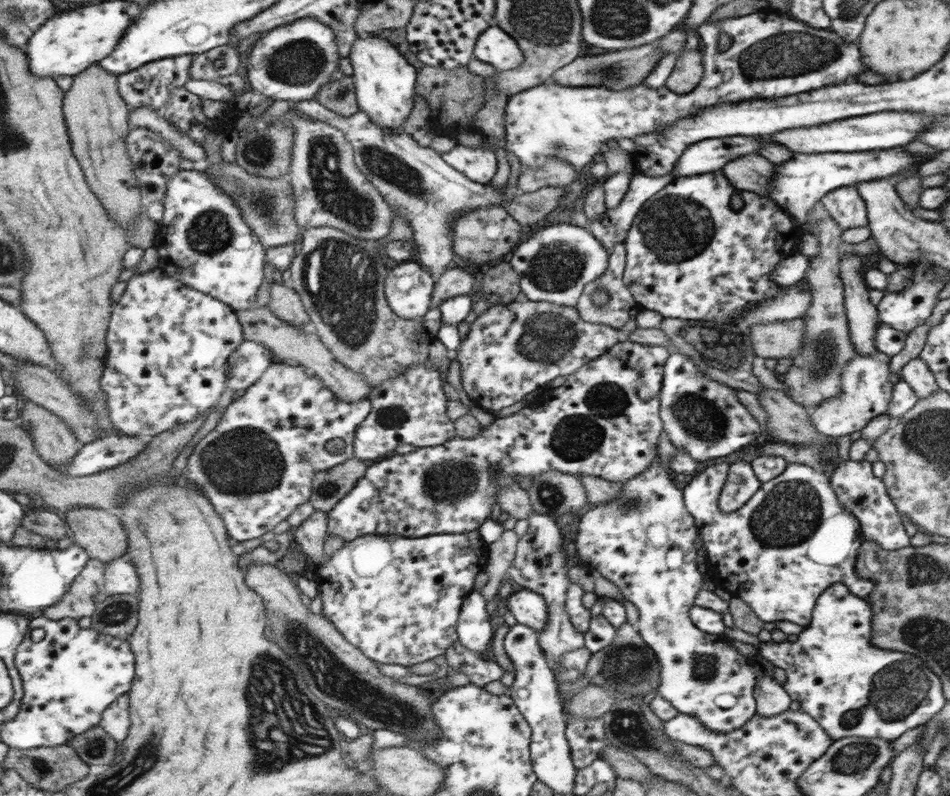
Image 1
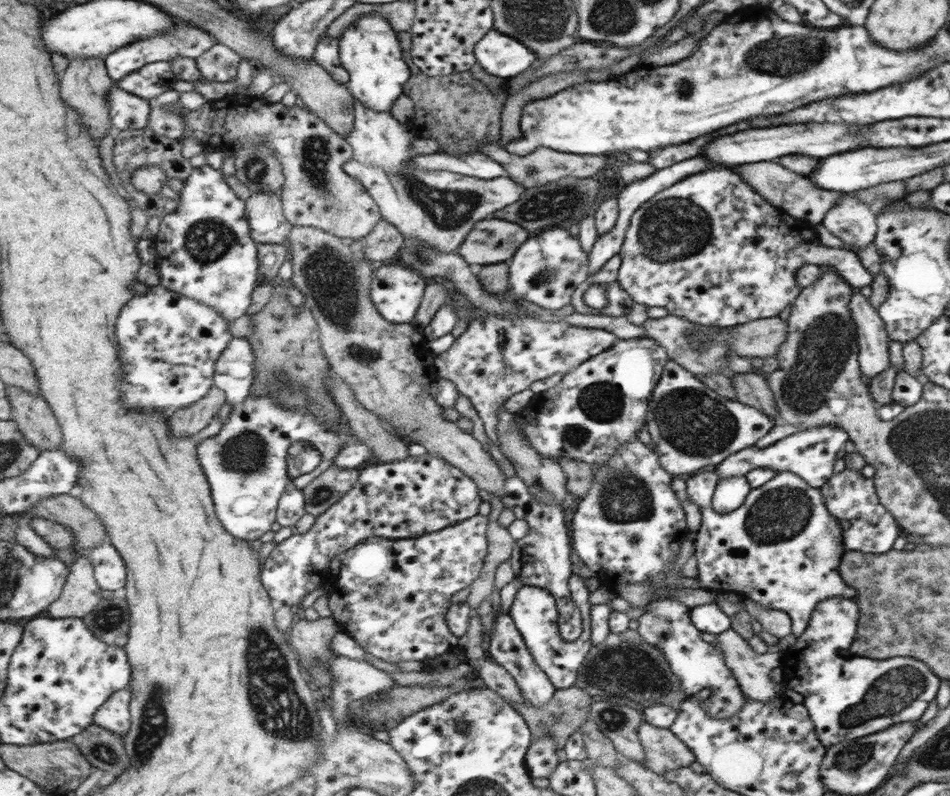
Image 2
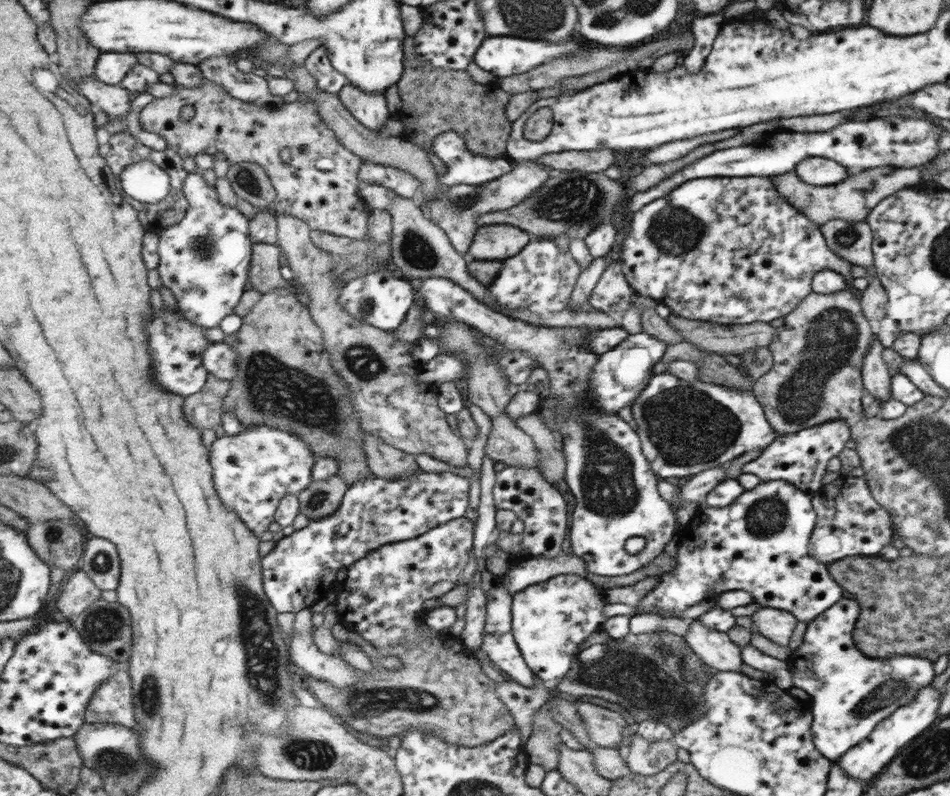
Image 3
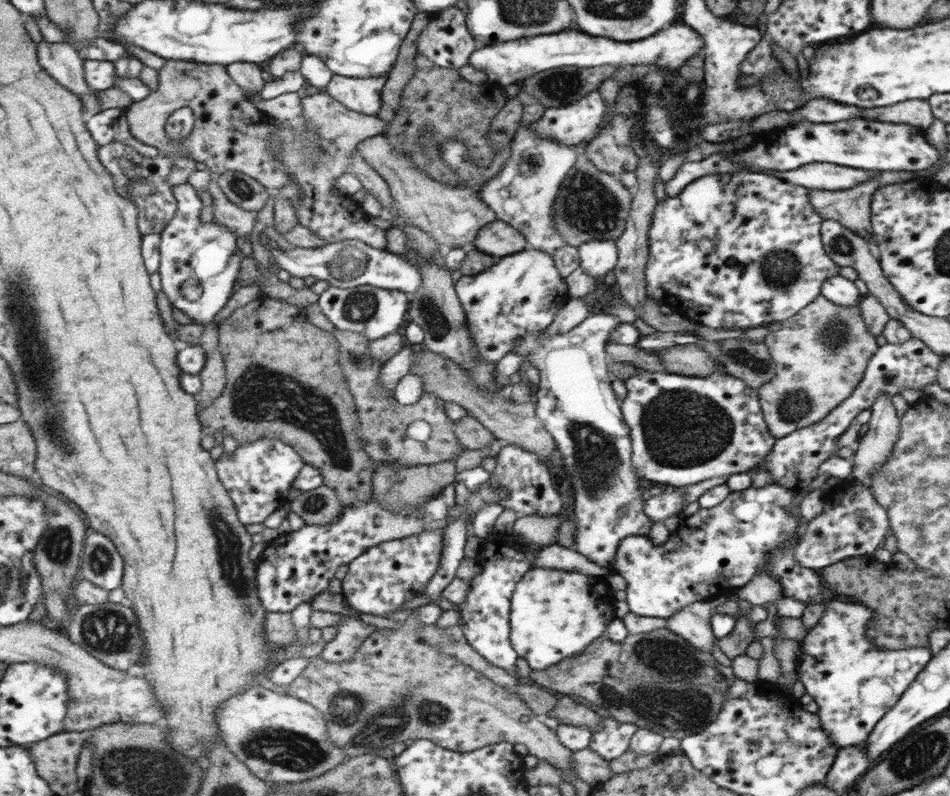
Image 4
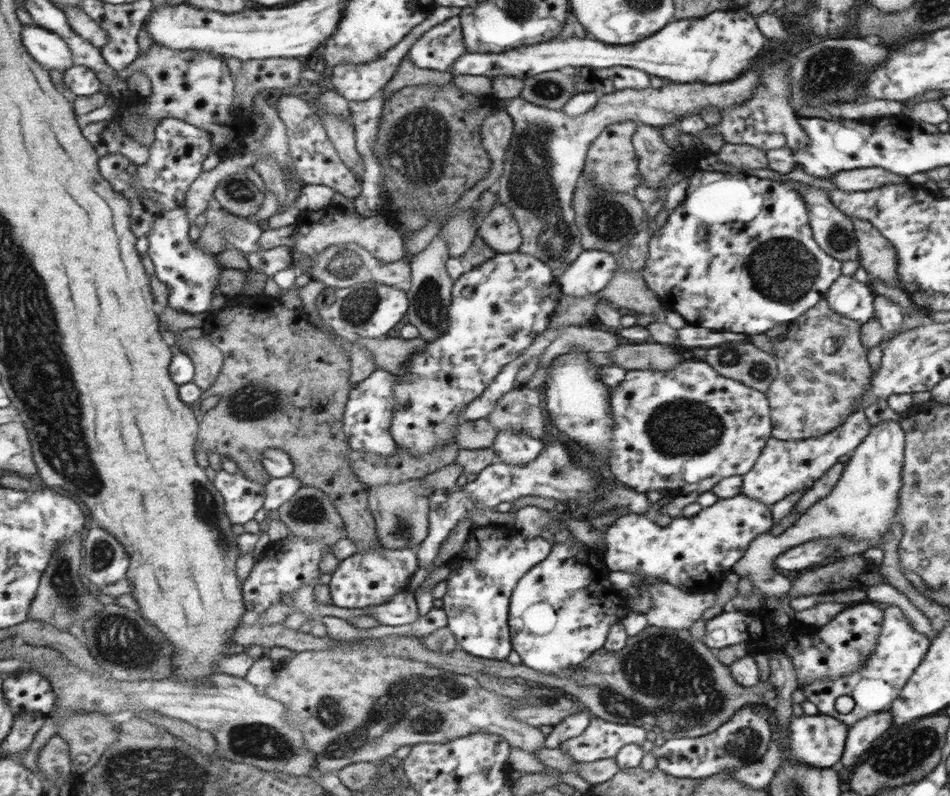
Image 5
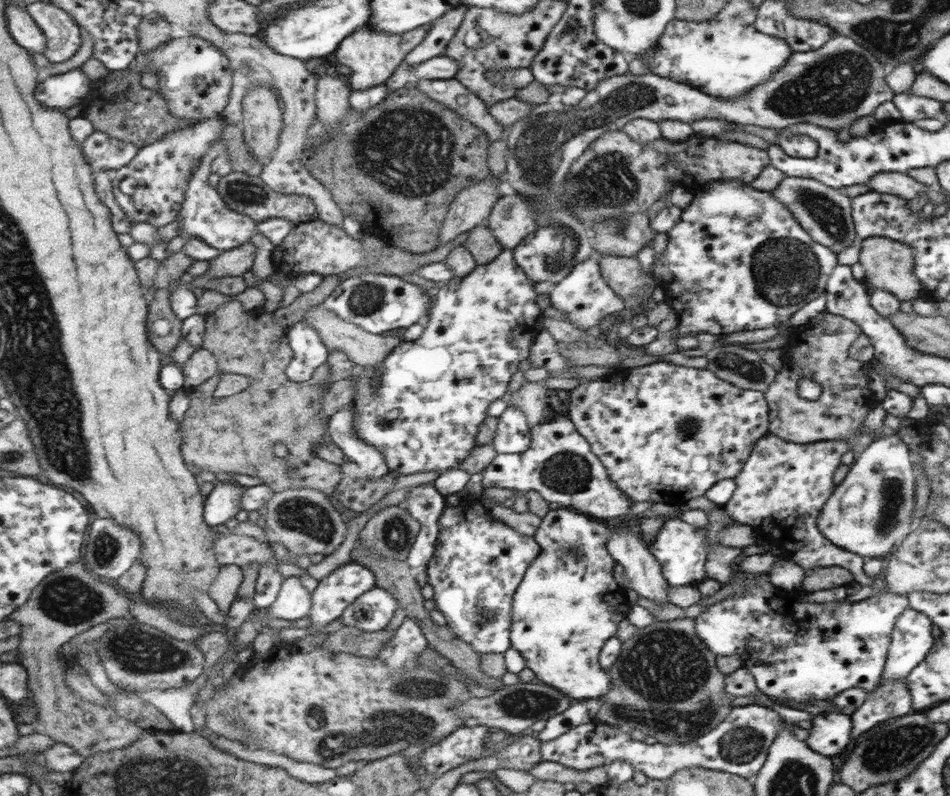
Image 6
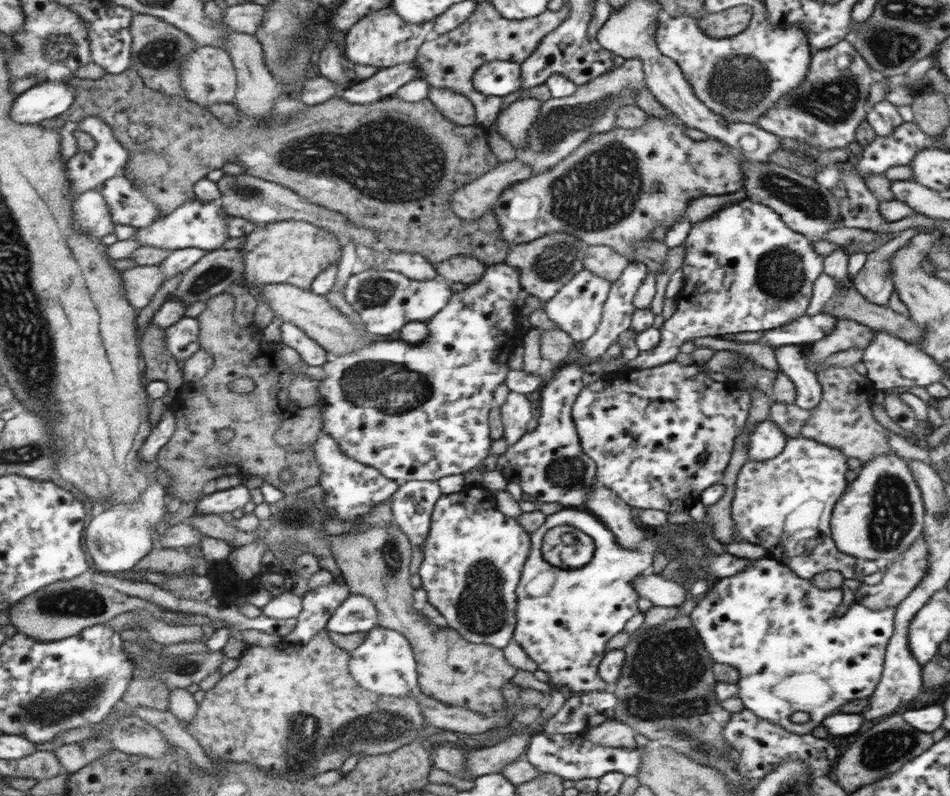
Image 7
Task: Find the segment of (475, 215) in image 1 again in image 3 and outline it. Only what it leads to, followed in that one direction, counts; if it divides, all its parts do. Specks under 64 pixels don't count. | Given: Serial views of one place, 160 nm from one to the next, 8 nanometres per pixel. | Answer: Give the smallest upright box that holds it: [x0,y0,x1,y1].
[466,224,531,261]

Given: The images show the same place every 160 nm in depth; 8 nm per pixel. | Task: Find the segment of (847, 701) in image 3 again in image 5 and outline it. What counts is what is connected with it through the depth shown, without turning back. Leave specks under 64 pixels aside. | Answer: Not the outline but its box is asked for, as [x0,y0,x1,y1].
[801,605,929,727]

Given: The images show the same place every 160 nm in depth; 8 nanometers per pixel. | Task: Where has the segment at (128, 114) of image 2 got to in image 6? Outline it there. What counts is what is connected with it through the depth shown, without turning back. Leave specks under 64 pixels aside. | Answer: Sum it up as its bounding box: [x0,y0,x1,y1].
[9,6,46,54]

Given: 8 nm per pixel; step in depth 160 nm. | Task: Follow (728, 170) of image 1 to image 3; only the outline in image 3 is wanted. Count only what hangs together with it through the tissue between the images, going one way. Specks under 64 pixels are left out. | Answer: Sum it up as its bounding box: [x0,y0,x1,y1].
[769,167,921,225]

